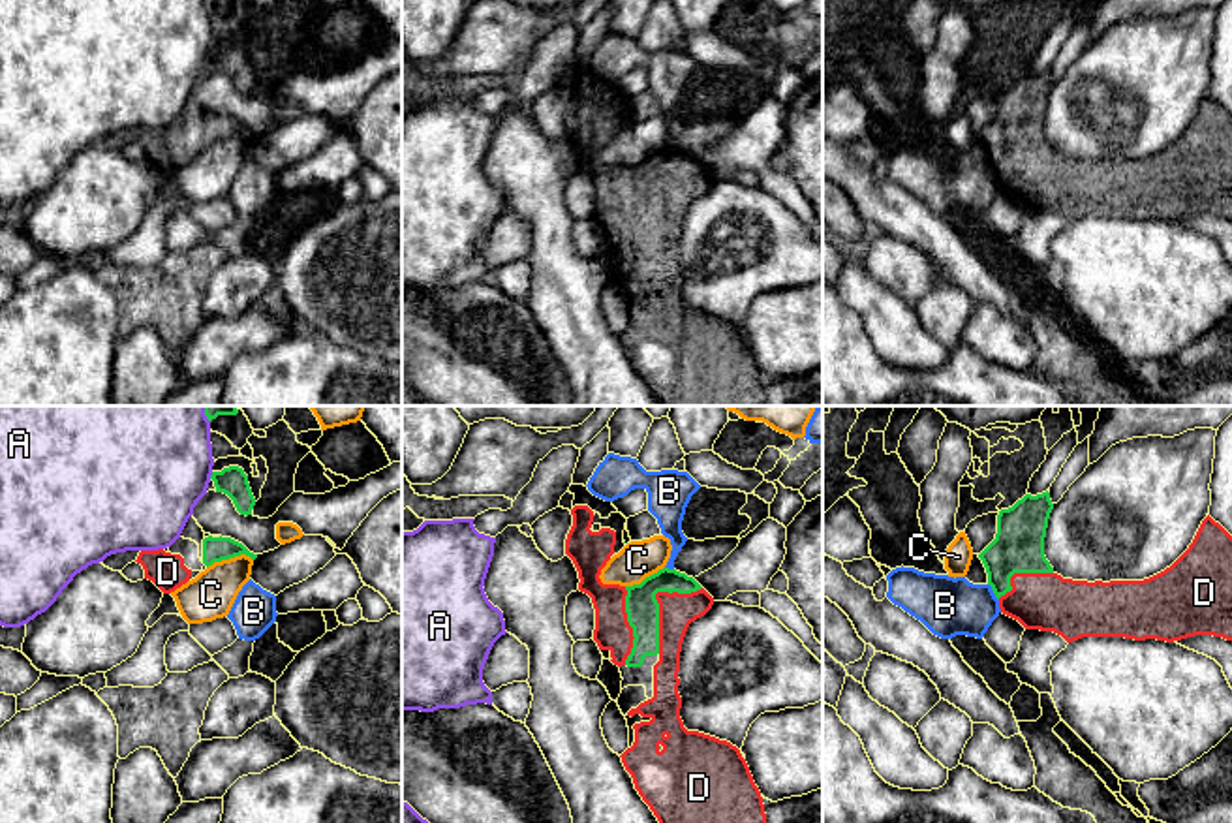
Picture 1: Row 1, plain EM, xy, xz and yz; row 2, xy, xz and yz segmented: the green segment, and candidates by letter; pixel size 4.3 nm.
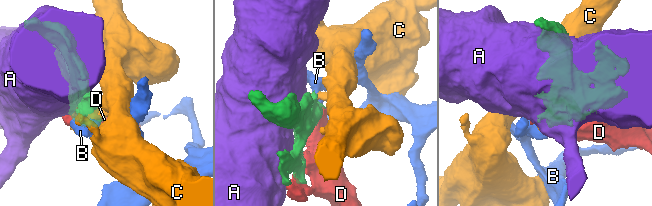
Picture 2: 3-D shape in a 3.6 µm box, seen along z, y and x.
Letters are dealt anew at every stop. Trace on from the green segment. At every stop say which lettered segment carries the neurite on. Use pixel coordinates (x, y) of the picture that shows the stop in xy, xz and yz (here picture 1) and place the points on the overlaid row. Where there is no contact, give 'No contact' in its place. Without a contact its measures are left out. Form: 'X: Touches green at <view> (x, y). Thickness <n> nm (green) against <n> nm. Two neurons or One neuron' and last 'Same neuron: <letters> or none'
A: Touches green at xy (211, 476). Thickness 120 nm (green) against 500 nm. Two neurons
B: Touches green at yz (994, 592). Thickness 220 nm (green) against 240 nm. Two neurons
C: Touches green at xy (230, 557). Thickness 110 nm (green) against 200 nm. Two neurons
D: Touches green at xz (656, 602). Thickness 140 nm (green) against 160 nm. One neuron
Same neuron: D

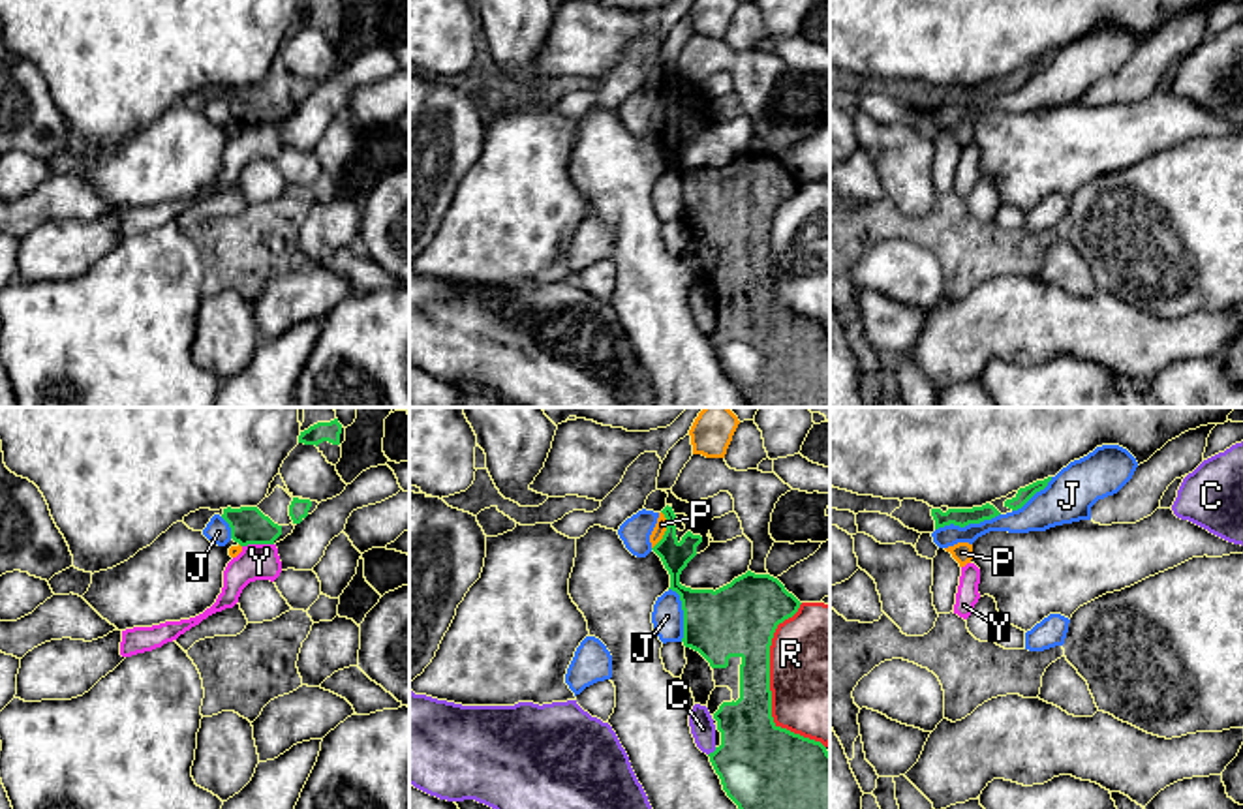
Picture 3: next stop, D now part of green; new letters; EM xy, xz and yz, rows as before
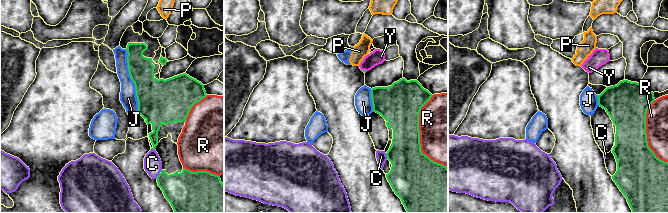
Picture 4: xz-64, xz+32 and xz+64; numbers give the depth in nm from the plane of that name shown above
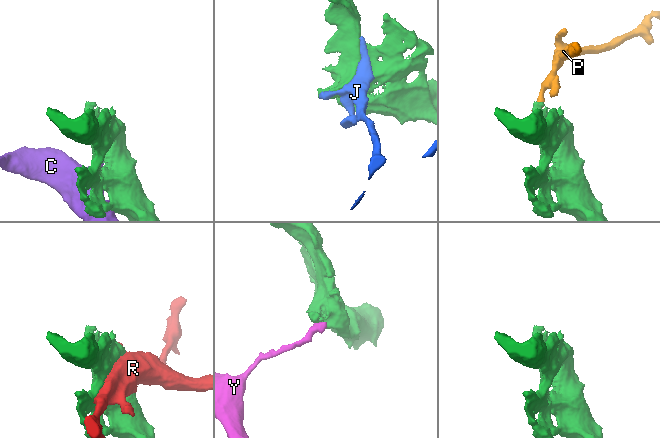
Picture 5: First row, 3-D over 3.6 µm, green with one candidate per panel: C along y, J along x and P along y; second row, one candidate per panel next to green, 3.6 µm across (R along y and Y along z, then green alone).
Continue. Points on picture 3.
C: Touches green at xz (714, 751). Thickness 360 nm (green) against 110 nm. Two neurons
J: Touches green at yz (967, 524). Thickness 80 nm (green) against 110 nm. Two neurons
P: Touches green at xz (667, 530). Thickness 120 nm (green) against 50 nm. Two neurons
R: Touches green at xz (768, 686). Thickness 260 nm (green) against 480 nm. Two neurons
Y: Touches green at xy (258, 543). Thickness 160 nm (green) against 160 nm. Two neurons
Same neuron: none

